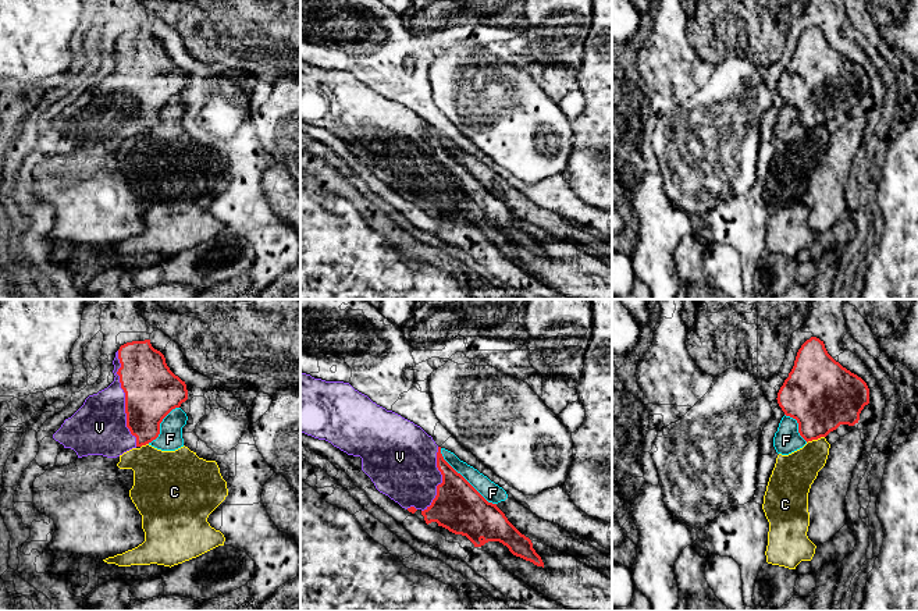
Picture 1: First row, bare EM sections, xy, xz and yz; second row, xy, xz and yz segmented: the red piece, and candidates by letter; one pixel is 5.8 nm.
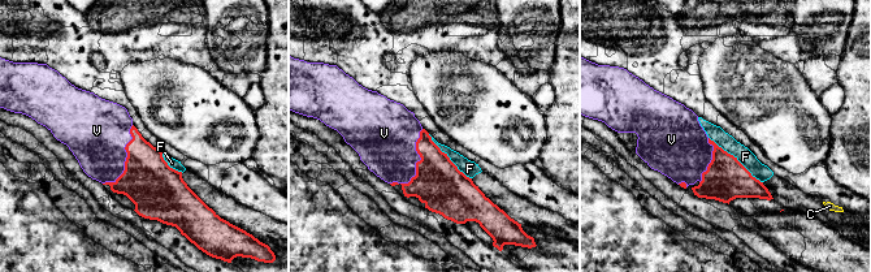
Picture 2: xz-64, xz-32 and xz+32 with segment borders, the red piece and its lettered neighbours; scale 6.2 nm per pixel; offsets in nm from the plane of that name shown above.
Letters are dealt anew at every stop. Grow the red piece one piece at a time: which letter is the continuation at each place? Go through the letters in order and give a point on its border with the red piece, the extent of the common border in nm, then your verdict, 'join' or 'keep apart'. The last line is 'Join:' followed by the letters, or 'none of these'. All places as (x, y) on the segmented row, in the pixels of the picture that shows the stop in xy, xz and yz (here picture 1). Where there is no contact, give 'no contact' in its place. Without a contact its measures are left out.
C: contact yz (815, 439); length 110 nm; keep apart
F: contact xz (463, 478); length 460 nm; keep apart
V: contact xy (125, 398); length 550 nm; join
Join: V

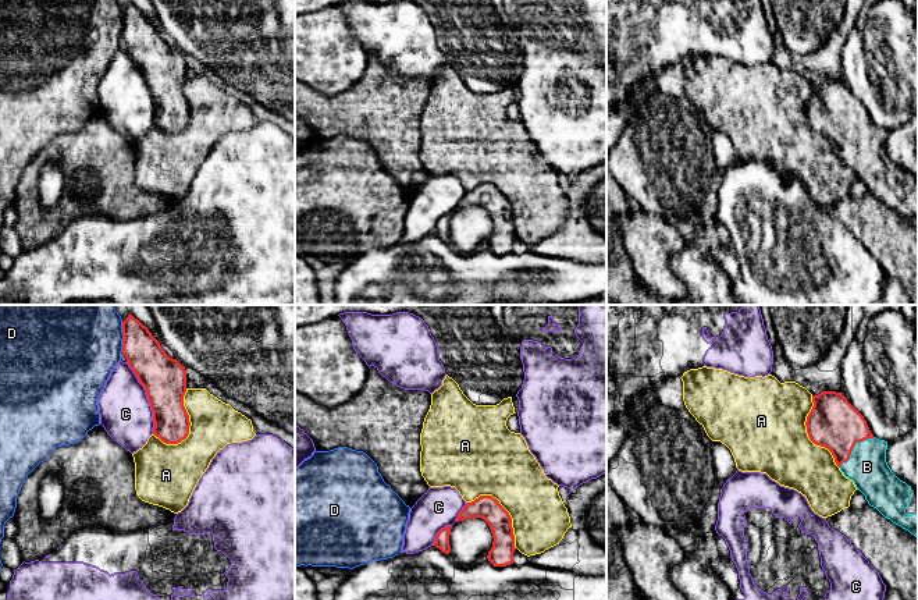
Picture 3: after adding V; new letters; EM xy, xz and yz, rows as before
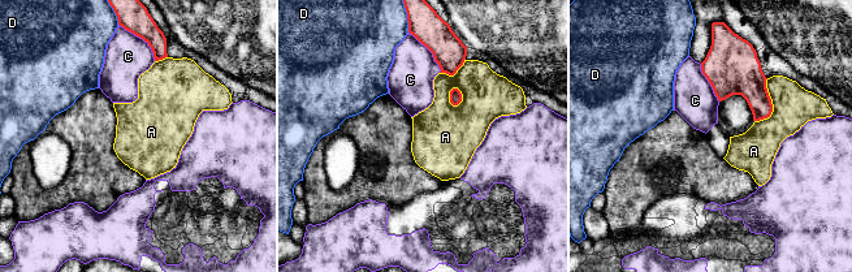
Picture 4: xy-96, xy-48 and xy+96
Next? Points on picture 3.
A: contact xy (189, 423); length 340 nm; keep apart
B: contact yz (853, 447); length 260 nm; join
C: contact xy (148, 397); length 460 nm; keep apart
D: contact xy (124, 337); length 180 nm; keep apart
Join: B

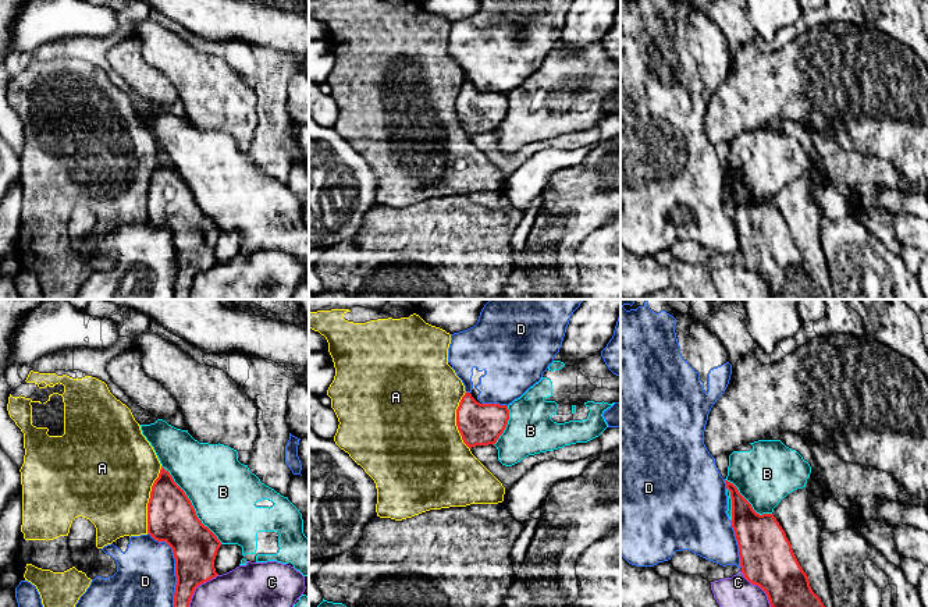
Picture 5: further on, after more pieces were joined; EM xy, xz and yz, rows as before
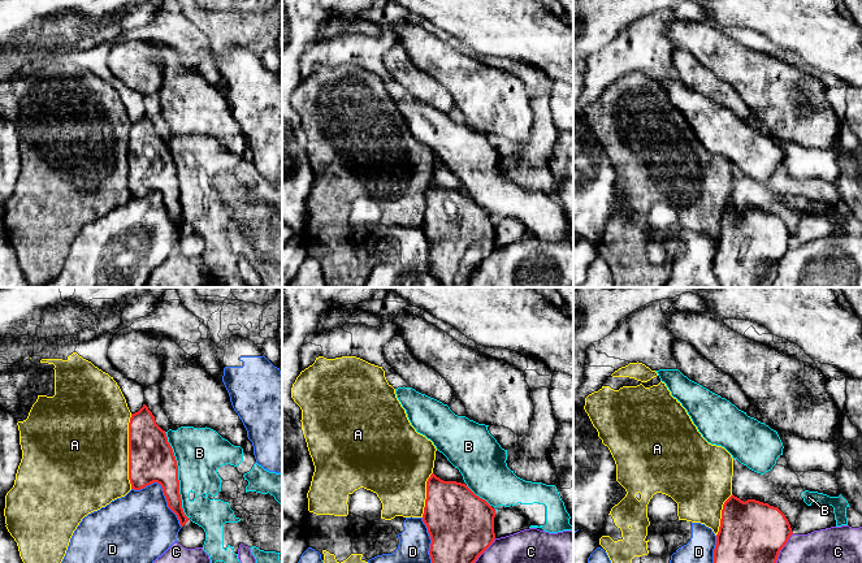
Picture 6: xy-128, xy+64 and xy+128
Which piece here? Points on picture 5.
A: contact xy (149, 500); length 400 nm; keep apart
B: contact xy (191, 504); length 550 nm; keep apart
C: contact yz (758, 585); length 280 nm; keep apart
D: contact xy (176, 565); length 460 nm; keep apart
Join: none of these

